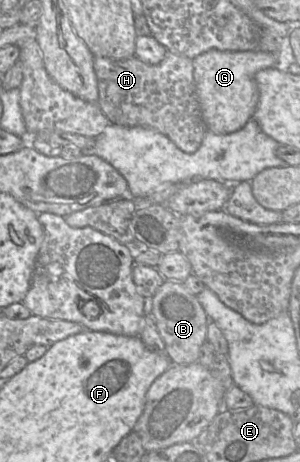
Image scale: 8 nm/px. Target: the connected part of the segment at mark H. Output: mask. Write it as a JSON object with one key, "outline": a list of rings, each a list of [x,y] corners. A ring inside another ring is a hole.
{"outline":[[[168,51],[164,59],[156,65],[146,64],[135,56],[125,60],[95,57],[94,71],[99,91],[97,104],[111,124],[126,127],[142,126],[154,129],[167,136],[179,149],[186,153],[194,153],[199,149],[207,132],[207,127],[202,117],[196,93],[193,59]]]}

